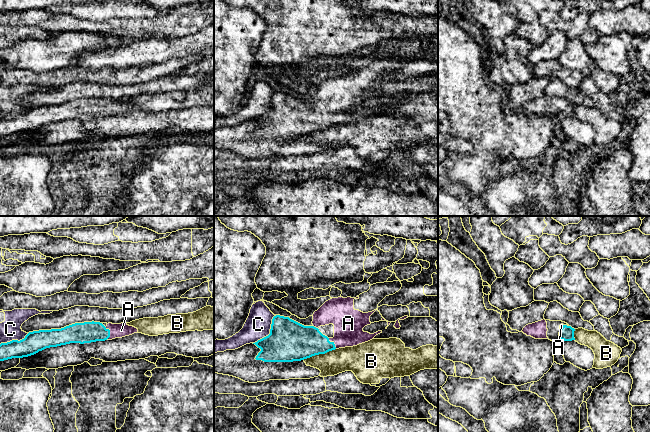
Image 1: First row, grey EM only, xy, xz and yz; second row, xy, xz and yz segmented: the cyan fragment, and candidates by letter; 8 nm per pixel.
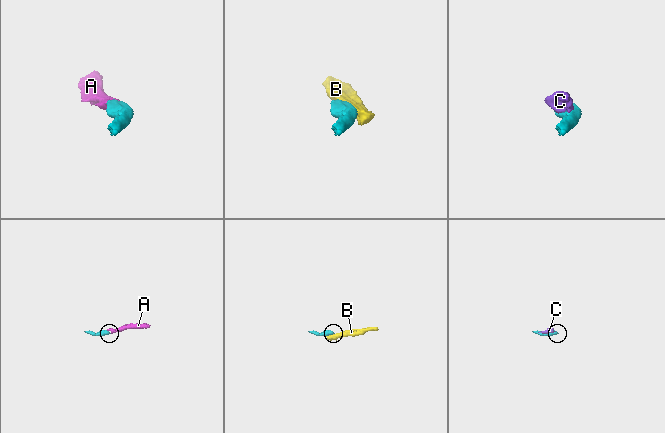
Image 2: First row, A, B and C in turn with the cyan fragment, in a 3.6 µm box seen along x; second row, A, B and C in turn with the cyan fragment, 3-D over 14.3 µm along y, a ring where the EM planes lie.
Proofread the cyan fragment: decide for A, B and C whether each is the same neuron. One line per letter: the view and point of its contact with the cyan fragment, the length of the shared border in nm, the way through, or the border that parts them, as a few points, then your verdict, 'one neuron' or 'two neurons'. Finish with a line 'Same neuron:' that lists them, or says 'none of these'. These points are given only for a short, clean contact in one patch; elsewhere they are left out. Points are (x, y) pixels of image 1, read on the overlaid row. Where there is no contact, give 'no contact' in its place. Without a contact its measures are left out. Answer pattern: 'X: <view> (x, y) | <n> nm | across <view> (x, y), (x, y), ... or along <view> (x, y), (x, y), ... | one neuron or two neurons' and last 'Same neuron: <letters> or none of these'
A: xy (109, 333) | 110 nm | across xy (87, 332), (109, 333), (121, 330) | one neuron
B: xz (319, 353) | 280 nm | along xz (335, 348), (303, 359) | two neurons
C: xz (270, 332) | 300 nm | two neurons
Same neuron: A

